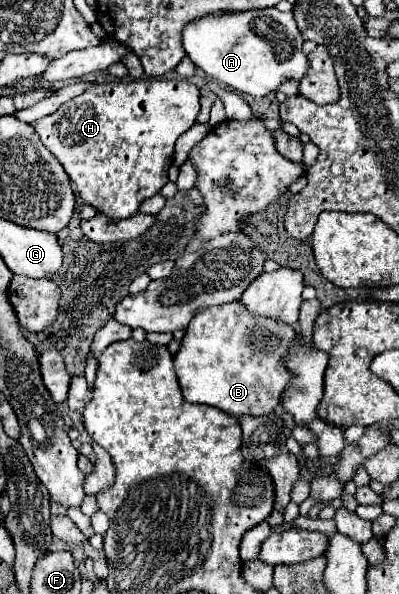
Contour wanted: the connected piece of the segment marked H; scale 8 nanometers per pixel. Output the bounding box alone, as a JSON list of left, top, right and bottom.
[33,79,199,219]

